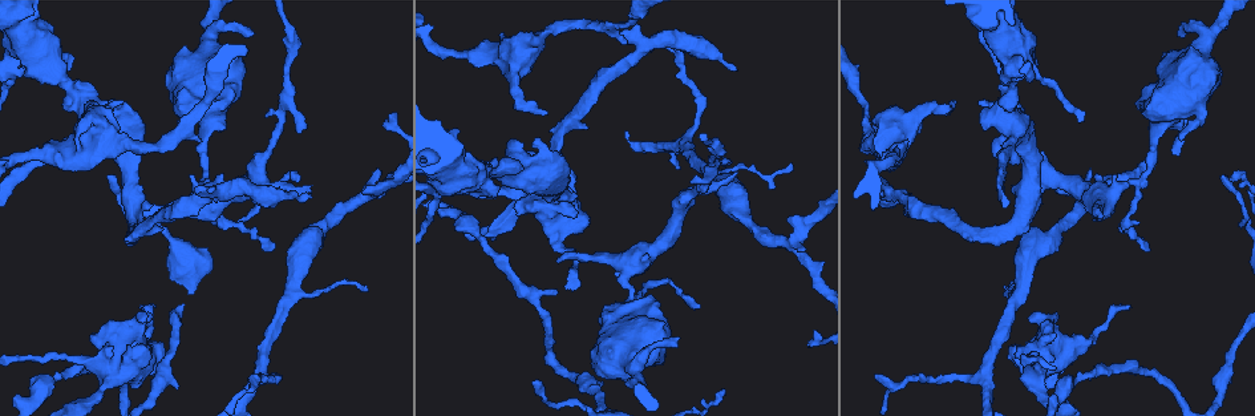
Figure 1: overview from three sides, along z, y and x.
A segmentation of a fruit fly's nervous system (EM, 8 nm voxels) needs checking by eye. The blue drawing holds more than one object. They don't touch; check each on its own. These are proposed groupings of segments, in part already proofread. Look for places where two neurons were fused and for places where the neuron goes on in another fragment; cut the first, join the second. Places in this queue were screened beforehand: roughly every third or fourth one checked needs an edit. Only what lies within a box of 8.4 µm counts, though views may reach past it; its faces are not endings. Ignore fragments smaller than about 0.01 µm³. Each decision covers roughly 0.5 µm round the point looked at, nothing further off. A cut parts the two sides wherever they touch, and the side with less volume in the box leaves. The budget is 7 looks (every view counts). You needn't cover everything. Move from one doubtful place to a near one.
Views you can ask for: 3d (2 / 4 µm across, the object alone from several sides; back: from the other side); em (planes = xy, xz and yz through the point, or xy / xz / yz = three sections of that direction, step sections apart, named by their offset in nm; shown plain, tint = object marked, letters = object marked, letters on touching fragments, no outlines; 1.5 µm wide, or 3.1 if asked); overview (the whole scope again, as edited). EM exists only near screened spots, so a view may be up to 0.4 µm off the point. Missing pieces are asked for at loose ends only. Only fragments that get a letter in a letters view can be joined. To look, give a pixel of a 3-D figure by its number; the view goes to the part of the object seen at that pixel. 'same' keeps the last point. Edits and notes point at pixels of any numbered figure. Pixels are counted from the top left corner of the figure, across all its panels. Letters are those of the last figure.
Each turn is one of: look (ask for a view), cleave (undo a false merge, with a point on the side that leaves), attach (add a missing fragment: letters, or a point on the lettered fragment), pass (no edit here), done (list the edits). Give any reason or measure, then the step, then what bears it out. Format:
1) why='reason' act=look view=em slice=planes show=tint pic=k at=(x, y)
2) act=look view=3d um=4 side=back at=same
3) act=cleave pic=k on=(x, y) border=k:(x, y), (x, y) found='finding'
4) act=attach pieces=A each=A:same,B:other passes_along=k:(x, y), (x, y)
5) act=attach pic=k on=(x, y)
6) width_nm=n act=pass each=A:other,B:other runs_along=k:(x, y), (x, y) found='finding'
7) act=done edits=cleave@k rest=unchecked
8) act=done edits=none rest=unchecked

act=look view=3d um=4 pic=1 at=(514, 206)

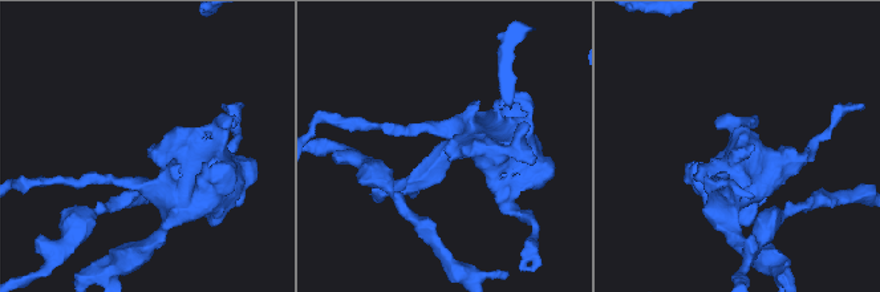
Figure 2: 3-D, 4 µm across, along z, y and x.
act=look view=em slice=planes show=letters pic=2 at=(445, 153)

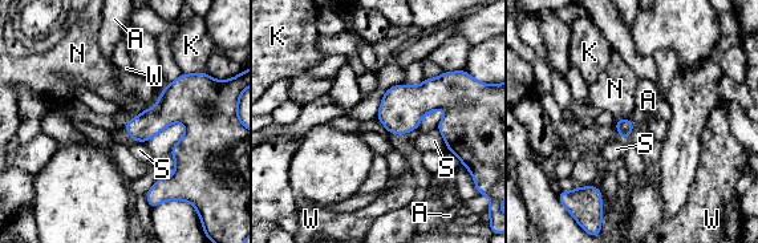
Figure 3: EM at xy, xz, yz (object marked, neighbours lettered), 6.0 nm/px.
act=pass each=A:other,K:other,N:other,S:other,W:other border=3:(628, 117), (615, 120) found='none of them fits'

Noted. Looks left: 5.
why='thin end' act=look view=em slice=planes show=letters pic=1 at=(568, 288)

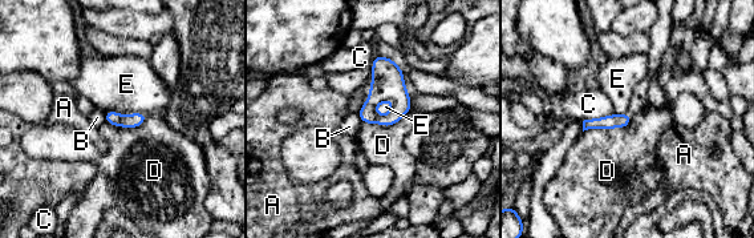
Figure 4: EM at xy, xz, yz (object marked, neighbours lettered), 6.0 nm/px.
act=pass each=A:other,B:other,C:other,D:other,E:other border=4:(632, 117), (625, 126), (583, 132) found='none of them fits'

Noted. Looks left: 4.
why='thick turns thin' act=look view=3d um=4 pic=1 at=(44, 152)

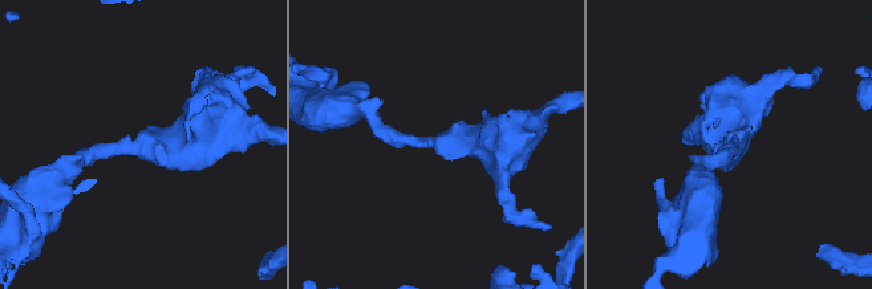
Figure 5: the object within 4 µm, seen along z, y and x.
arm_widths_nm=220,400 why='now the EM' act=look view=em slice=xy step=4 show=tint pic=5 at=(136, 144)

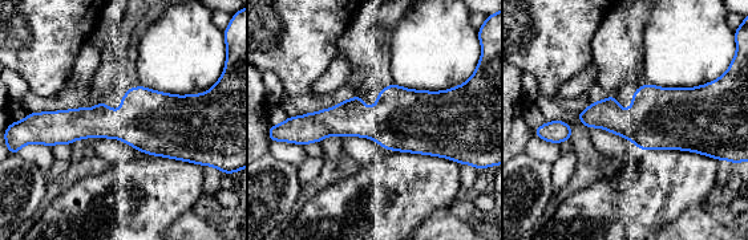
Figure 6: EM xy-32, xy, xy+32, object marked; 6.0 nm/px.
why='see the neighbours' act=look view=em slice=xy step=4 show=letters at=same

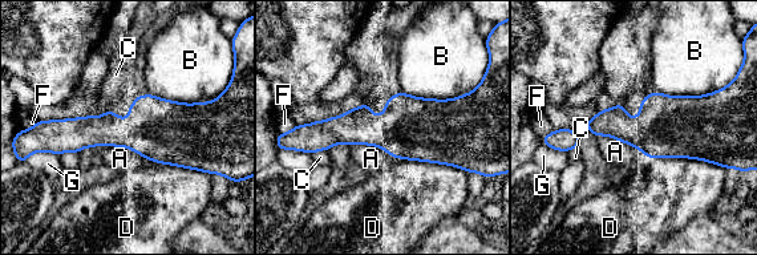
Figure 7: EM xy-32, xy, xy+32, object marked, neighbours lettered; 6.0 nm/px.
act=pass each=A:other,B:other,C:other,D:other,F:other,G:other border=7:(348, 144), (376, 145), (396, 158) found='continuous, no second neuron'

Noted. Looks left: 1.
act=done edits=none rest=unchecked

